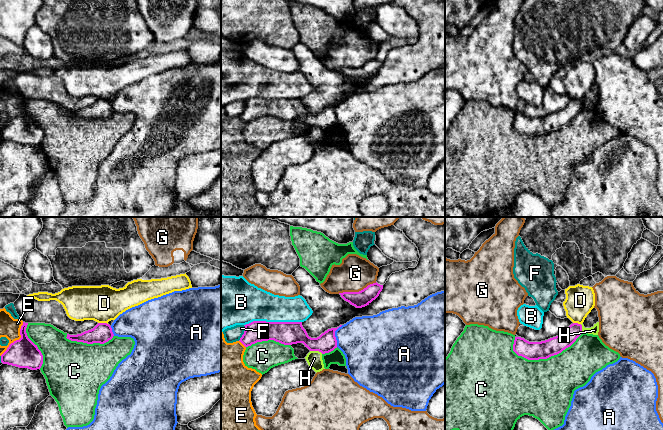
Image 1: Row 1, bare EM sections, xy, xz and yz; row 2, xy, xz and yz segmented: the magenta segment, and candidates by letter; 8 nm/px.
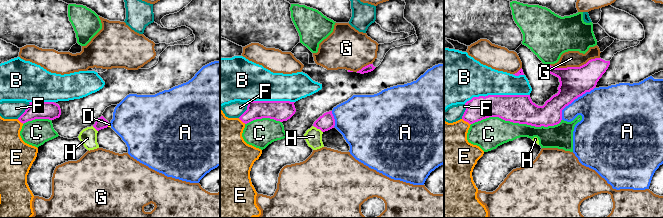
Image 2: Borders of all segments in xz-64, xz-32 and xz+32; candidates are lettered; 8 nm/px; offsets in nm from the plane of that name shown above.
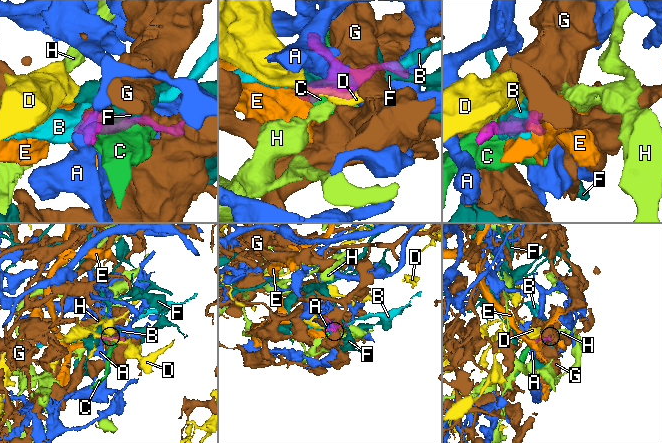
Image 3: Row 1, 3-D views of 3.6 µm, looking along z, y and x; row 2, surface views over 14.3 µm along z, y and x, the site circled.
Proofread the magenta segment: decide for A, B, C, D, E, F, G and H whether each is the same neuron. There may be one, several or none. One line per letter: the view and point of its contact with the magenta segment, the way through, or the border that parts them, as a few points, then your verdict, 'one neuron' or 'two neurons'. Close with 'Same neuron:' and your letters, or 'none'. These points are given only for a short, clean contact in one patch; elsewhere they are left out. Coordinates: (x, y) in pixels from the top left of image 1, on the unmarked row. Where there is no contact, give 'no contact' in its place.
A: meets magenta in xz at (334, 111); two neurons
B: meets magenta in xz at (272, 98); two neurons
C: meets magenta in yz at (547, 133); two neurons
D: meets magenta in xy at (103, 99); border along xy (98, 98), (105, 98), (107, 100); two neurons
E: meets magenta in xy at (17, 116); border along xy (23, 98), (20, 104), (20, 113), (14, 116), (0, 131); two neurons
F: meets magenta in xz at (244, 109); two neurons
G: meets magenta in xz at (357, 68); two neurons
H: meets magenta in xz at (316, 126); border along xz (310, 126), (318, 126), (322, 129); two neurons
Same neuron: none

